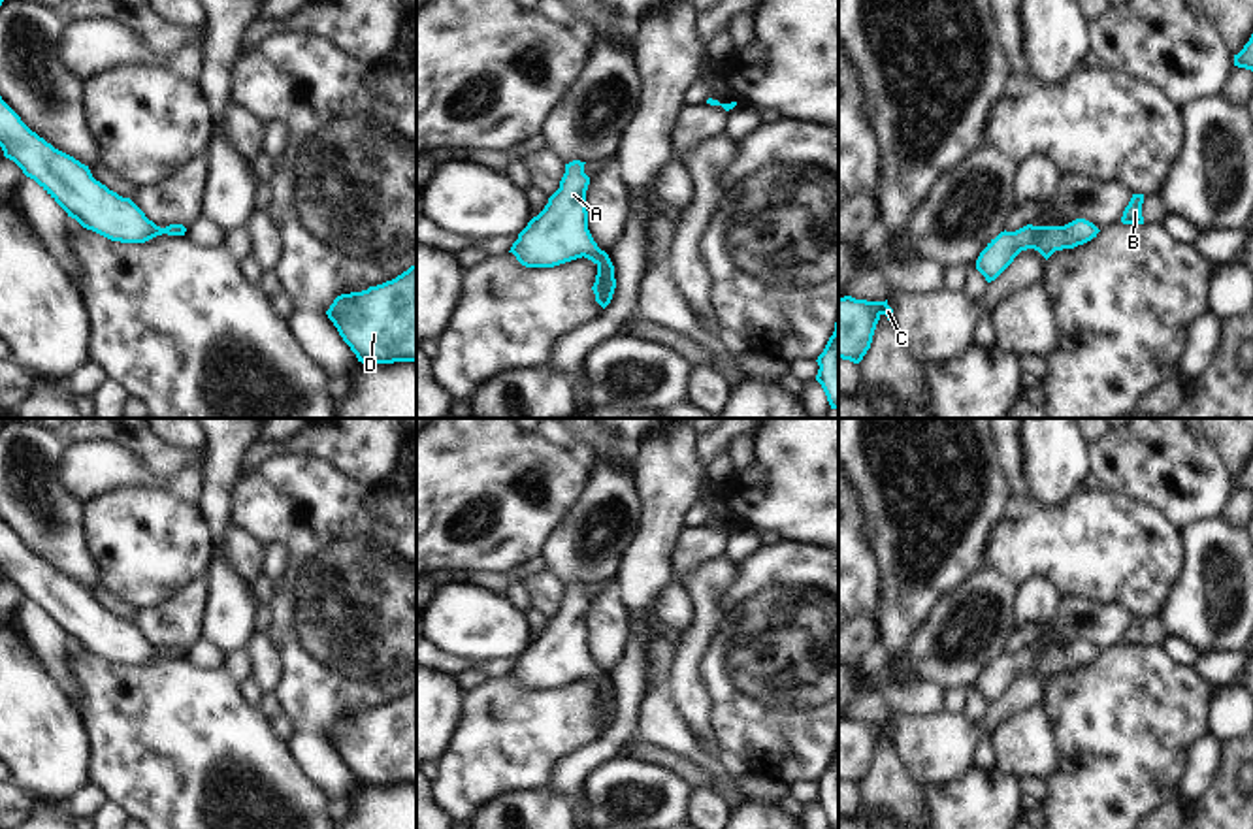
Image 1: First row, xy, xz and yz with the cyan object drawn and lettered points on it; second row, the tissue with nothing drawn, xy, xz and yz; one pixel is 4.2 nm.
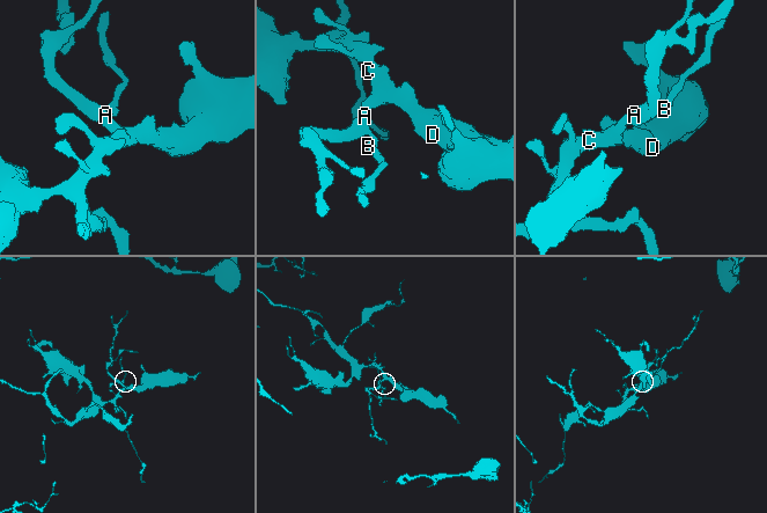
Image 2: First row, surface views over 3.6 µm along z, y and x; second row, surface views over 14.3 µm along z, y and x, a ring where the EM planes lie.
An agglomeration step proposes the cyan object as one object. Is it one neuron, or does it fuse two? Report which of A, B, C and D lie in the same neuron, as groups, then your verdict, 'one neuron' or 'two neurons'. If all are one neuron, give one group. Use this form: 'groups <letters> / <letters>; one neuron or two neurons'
groups A B C D; one neuron

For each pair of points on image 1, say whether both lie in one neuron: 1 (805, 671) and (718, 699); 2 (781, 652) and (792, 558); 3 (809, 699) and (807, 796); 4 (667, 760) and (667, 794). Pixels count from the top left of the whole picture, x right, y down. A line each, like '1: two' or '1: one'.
1: one
2: one
3: two
4: two

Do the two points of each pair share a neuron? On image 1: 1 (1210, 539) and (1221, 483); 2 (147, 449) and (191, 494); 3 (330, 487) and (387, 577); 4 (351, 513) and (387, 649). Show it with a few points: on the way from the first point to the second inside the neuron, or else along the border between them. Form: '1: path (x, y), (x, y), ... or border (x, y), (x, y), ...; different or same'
1: border (1220, 515), (1208, 520), (1195, 520), (1182, 532); different
2: border (130, 453), (155, 475), (174, 475), (200, 458); different
3: path (330, 509), (330, 520), (364, 554); same
4: path (351, 547), (379, 583), (379, 615); same

